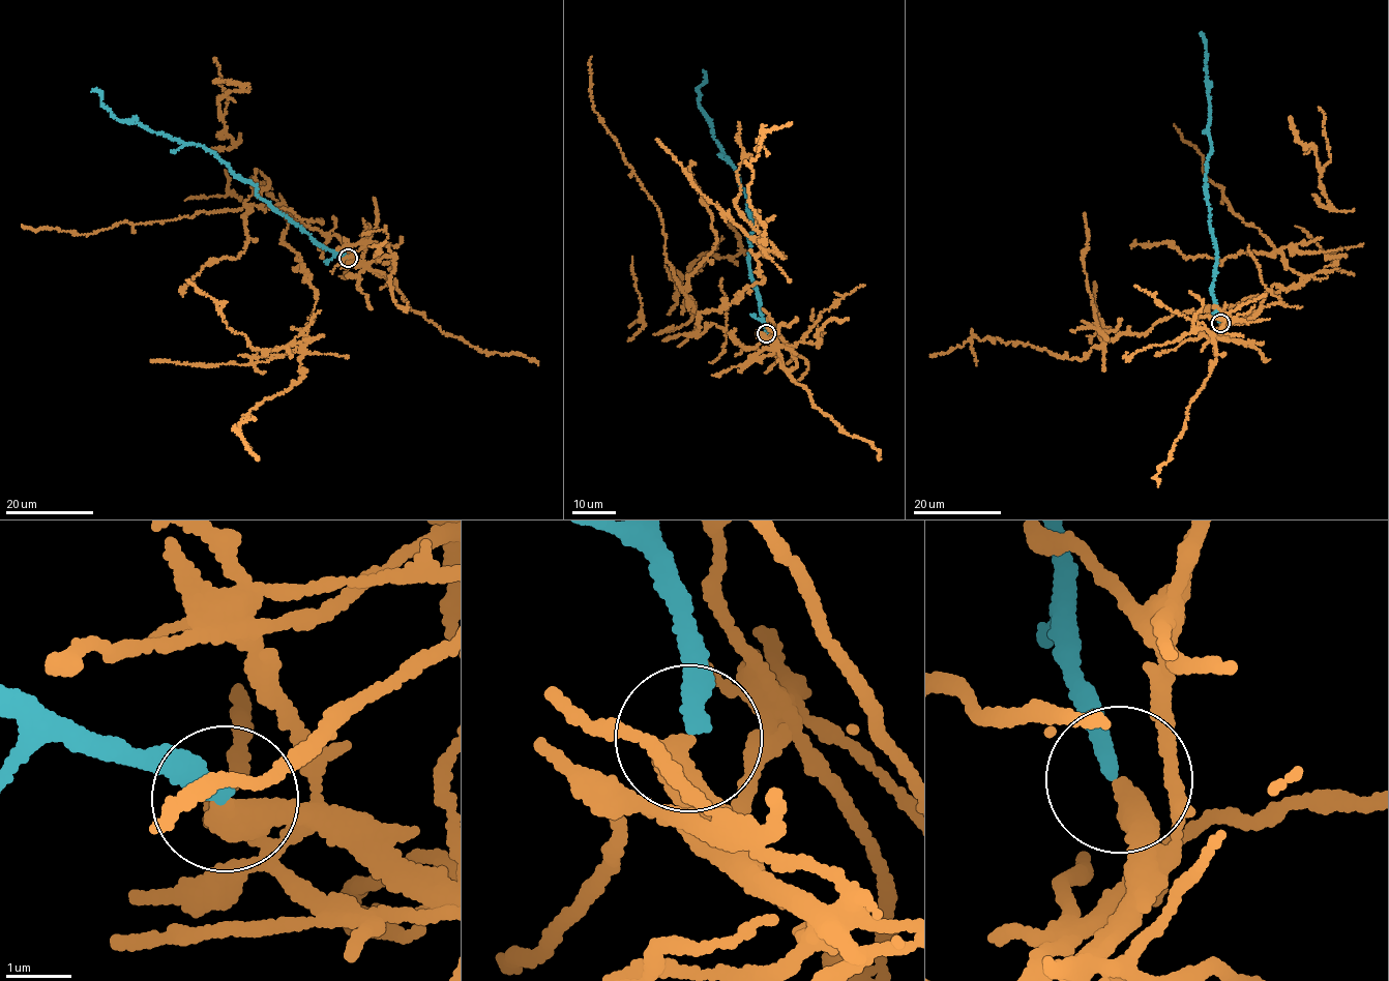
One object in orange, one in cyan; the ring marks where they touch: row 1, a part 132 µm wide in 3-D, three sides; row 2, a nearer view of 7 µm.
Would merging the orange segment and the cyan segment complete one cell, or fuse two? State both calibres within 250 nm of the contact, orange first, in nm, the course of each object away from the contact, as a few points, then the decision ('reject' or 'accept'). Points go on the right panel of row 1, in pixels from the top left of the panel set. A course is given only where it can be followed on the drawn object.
440 nm thick on the orange side, 280 nm on the other; orange runs (1220, 322), (1253, 317), (1273, 285), (1294, 288), (1176, 313), (1080, 359), (974, 336), (931, 356); cyan runs (1219, 322), (1212, 290), (1217, 260), (1205, 181), (1212, 151), (1208, 125), (1210, 105), (1205, 41), (1199, 33); reject

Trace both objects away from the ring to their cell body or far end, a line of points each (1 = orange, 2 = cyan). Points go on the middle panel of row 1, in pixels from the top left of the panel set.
1: (765, 333), (751, 348), (712, 324), (695, 333), (700, 314), (763, 281), (750, 162), (761, 130), (791, 123)
2: (765, 332), (751, 277), (748, 235), (754, 231), (748, 202), (701, 110), (702, 69)

